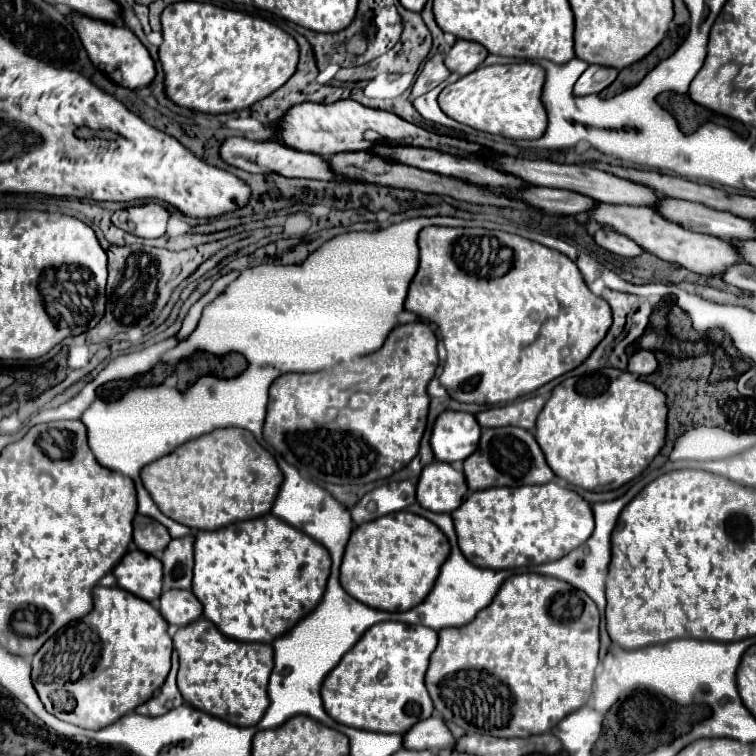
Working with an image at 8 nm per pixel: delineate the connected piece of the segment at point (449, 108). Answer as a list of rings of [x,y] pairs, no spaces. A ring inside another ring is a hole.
[[[536,63],[478,67],[456,83],[442,89],[438,103],[448,117],[472,129],[502,135],[508,139],[538,139],[546,131],[546,111],[540,101],[544,69]]]

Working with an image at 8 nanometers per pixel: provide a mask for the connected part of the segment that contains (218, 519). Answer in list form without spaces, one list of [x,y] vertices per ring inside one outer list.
[[[238,427],[214,429],[172,453],[148,463],[140,479],[154,503],[174,521],[190,529],[220,529],[230,521],[260,517],[272,509],[282,473],[274,457]]]

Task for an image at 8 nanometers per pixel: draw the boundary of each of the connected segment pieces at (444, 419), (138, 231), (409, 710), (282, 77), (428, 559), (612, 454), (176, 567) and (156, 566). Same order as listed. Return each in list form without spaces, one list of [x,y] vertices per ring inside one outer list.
[[[444,411],[438,415],[432,435],[430,447],[434,457],[444,463],[464,461],[468,455],[476,451],[480,439],[480,425],[470,413]]]
[[[144,203],[120,209],[112,215],[112,223],[122,231],[136,237],[162,237],[166,233],[166,225],[170,219],[170,211],[160,203]]]
[[[400,621],[372,625],[328,673],[322,685],[326,713],[348,727],[380,733],[406,733],[412,725],[434,713],[432,699],[424,685],[424,673],[436,643],[438,633],[424,625]]]
[[[198,1],[172,3],[164,9],[160,18],[164,33],[164,41],[160,45],[164,91],[174,105],[212,115],[242,111],[252,107],[256,101],[268,97],[276,89],[280,89],[296,71],[298,65],[296,41],[286,31],[264,19]]]
[[[410,511],[392,513],[352,531],[340,565],[340,583],[354,599],[374,609],[408,611],[430,593],[448,553],[450,543],[434,523]]]
[[[608,367],[590,371],[582,377],[568,377],[558,383],[538,415],[534,437],[556,477],[588,491],[618,489],[638,477],[662,449],[666,435],[666,411],[666,397],[654,385],[636,379],[630,371]]]
[[[194,535],[172,539],[158,555],[164,565],[164,589],[190,589],[194,565]]]
[[[140,549],[128,551],[112,569],[118,587],[138,595],[140,599],[154,601],[162,593],[162,565],[160,561]]]

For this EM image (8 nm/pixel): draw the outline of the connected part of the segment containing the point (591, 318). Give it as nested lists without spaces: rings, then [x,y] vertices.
[[[424,227],[418,235],[420,265],[404,309],[440,327],[446,347],[440,385],[462,403],[496,405],[514,401],[578,367],[612,323],[610,305],[590,293],[578,267],[560,251],[504,231],[464,227]]]

